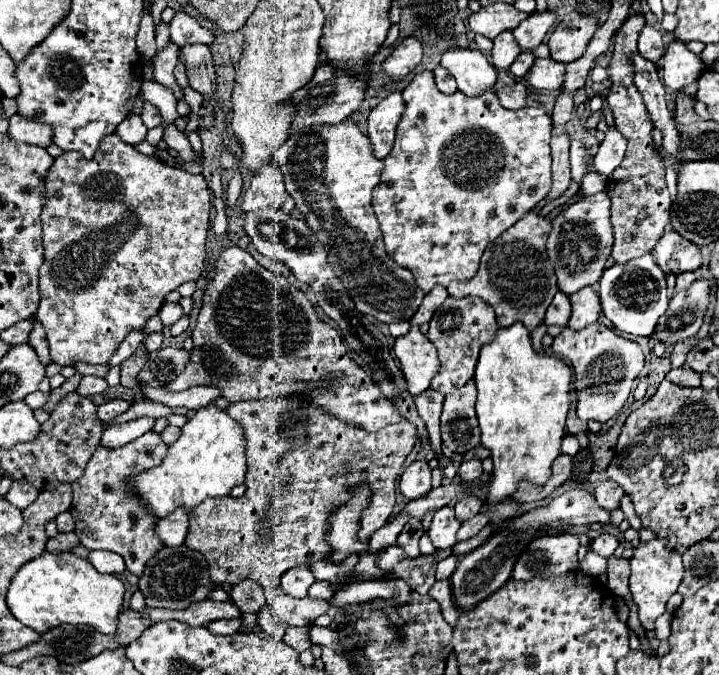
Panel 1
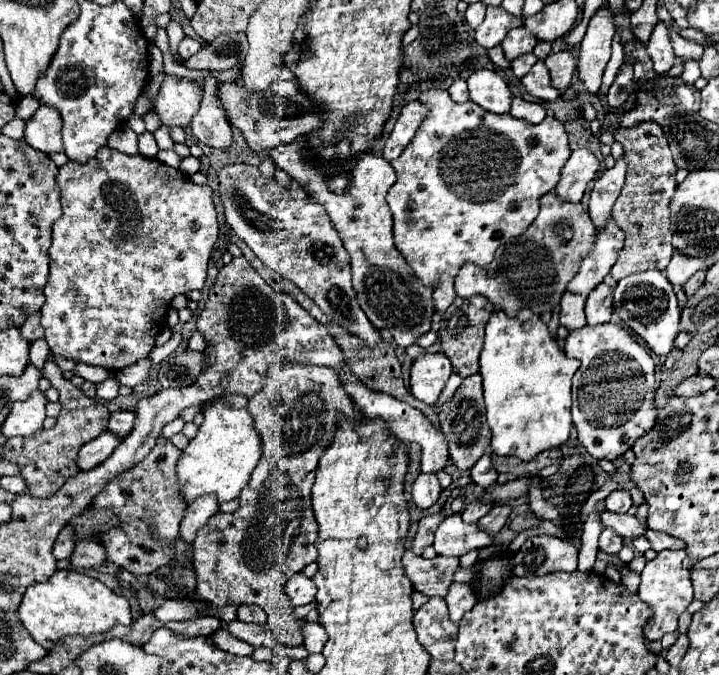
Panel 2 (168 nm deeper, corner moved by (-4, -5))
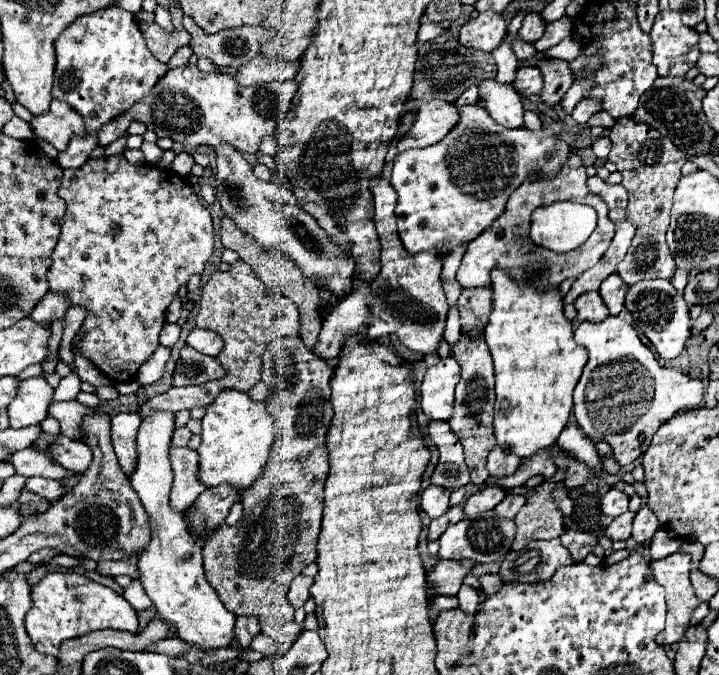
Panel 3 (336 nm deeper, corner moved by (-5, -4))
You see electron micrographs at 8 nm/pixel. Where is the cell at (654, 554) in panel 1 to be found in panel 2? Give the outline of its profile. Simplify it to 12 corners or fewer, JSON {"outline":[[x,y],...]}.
{"outline":[[664,549],[642,571],[638,597],[652,609],[648,641],[676,631],[692,601],[682,549]]}

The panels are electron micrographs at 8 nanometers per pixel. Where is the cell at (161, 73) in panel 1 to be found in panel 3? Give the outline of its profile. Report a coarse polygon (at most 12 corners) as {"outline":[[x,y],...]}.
{"outline":[[197,66],[169,70],[99,130],[143,122],[187,150],[257,152],[295,82],[241,86]]}

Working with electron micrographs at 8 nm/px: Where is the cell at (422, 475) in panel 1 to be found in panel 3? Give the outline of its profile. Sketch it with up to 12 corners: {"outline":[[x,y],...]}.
{"outline":[[429,486],[423,492],[421,508],[429,518],[439,518],[449,510],[445,488]]}

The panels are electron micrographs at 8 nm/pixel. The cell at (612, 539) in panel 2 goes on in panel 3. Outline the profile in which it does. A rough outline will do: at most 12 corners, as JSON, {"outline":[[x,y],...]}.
{"outline":[[635,512],[615,518],[605,534],[617,542],[631,538]]}

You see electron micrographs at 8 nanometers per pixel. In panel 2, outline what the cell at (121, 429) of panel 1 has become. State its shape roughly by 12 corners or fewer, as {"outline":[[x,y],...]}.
{"outline":[[102,433],[78,453],[82,471],[106,461],[124,437]]}

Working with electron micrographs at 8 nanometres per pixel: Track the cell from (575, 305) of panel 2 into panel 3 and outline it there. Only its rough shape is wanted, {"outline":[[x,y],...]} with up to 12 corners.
{"outline":[[599,292],[579,296],[575,306],[583,322],[603,322],[609,316]]}

